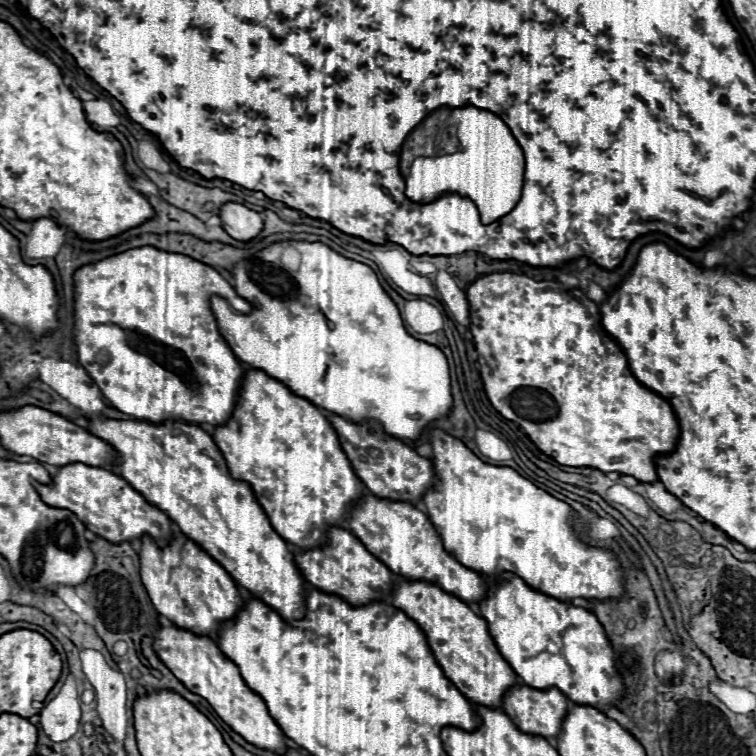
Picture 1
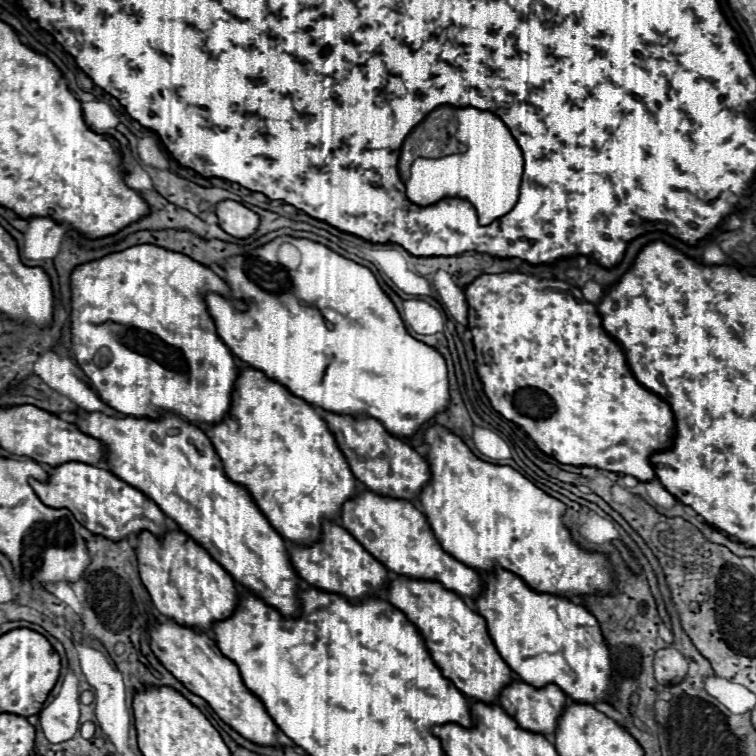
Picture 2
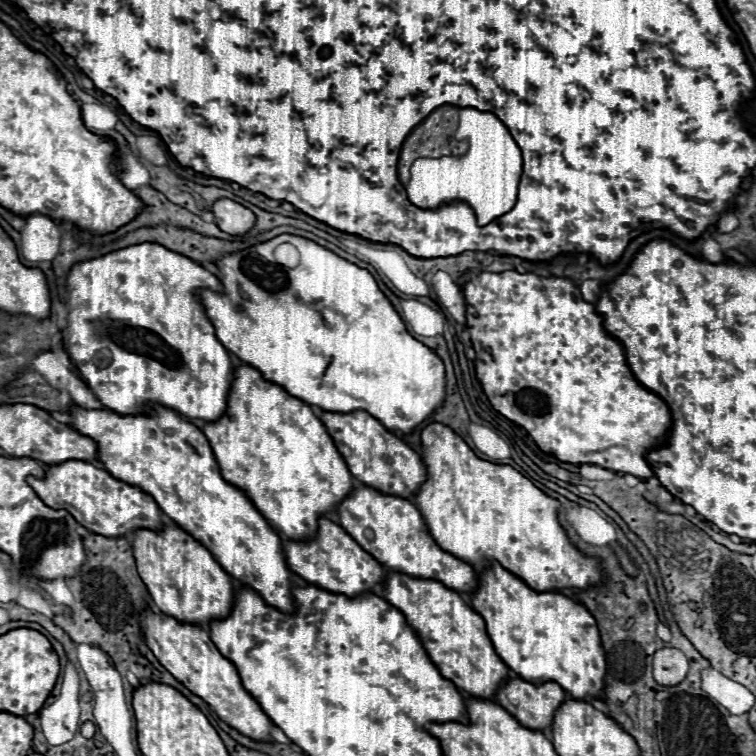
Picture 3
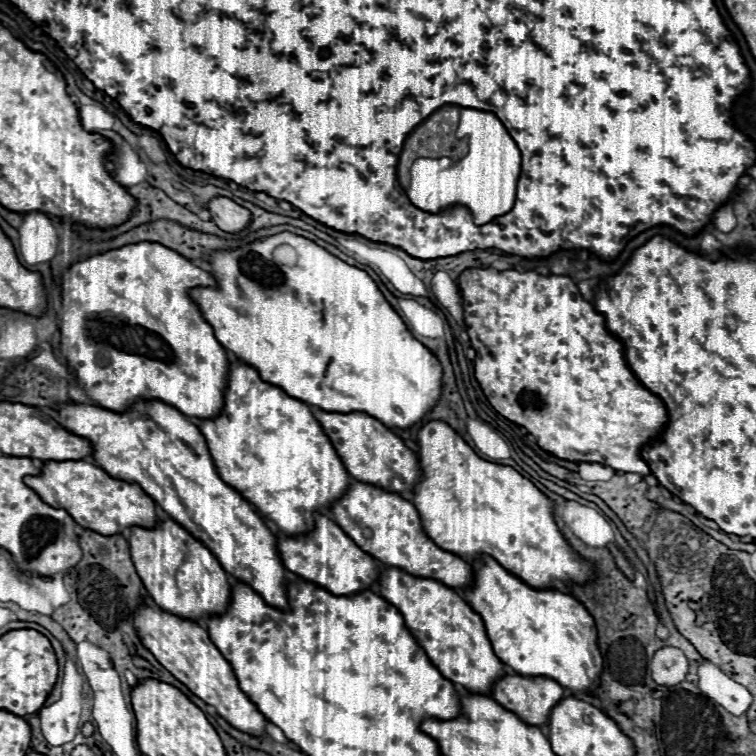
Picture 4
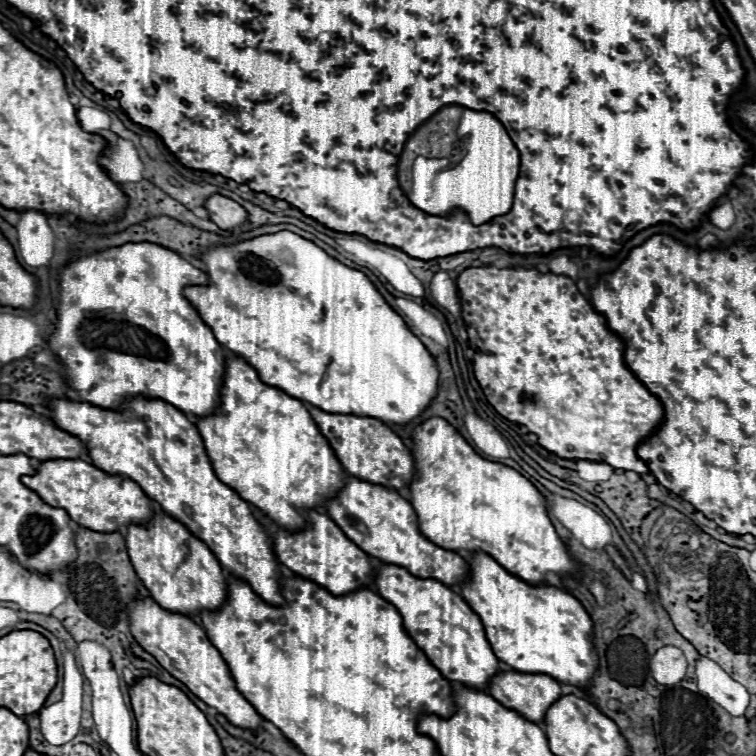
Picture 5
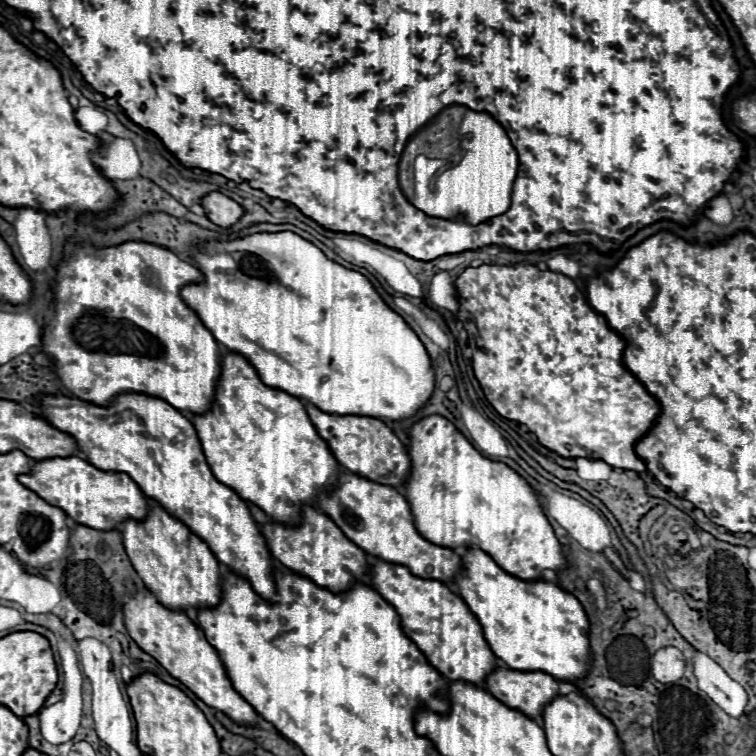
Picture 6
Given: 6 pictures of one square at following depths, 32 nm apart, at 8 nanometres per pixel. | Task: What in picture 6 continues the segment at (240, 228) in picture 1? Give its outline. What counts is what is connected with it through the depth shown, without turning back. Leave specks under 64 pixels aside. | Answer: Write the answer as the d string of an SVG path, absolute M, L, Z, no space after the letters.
M210 192L208 196L204 196L202 206L206 210L206 216L222 228L230 228L244 216L244 208L220 192Z

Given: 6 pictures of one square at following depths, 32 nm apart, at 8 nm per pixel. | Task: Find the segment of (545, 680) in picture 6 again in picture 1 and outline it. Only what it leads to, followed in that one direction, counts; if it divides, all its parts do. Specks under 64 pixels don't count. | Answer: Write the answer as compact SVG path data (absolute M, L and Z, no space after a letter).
M514 686L506 692L502 710L524 734L536 734L546 740L558 738L562 720L568 712L568 698L556 688L538 690L530 686Z

